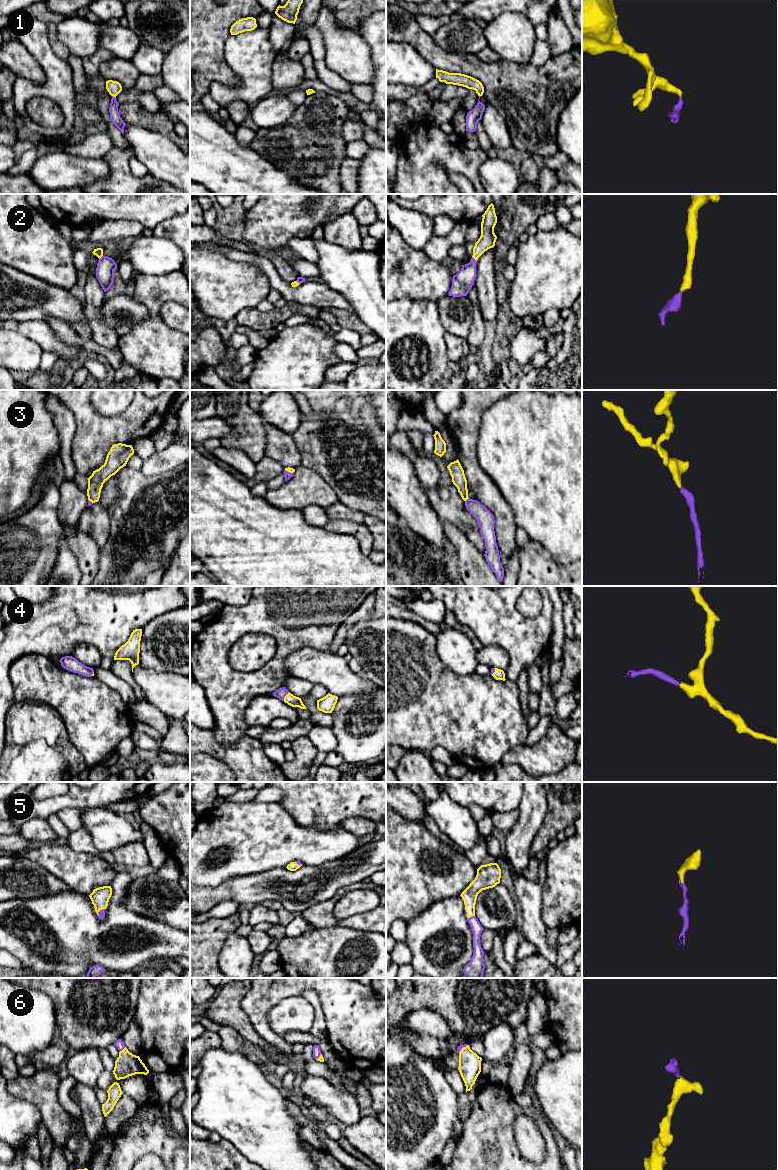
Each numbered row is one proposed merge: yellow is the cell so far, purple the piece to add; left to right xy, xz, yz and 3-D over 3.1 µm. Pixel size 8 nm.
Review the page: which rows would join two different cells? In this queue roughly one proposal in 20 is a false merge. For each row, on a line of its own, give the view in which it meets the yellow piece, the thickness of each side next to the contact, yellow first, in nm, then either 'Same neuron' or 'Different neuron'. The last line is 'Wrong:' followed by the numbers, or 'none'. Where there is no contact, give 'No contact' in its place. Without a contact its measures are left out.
1: Touches yellow in xy. Thickness 110 nm (yellow) against 80 nm. Same neuron
2: Touches yellow in xy. Thickness 70 nm (yellow) against 140 nm. Same neuron
3: Touches yellow in yz. Thickness 110 nm (yellow) against 140 nm. Same neuron
4: Touches yellow in xz. Thickness 90 nm (yellow) against 80 nm. Same neuron
5: Touches yellow in yz. Thickness 120 nm (yellow) against 90 nm. Same neuron
6: Touches yellow in xy. Thickness 190 nm (yellow) against 70 nm. Same neuron
Wrong: none

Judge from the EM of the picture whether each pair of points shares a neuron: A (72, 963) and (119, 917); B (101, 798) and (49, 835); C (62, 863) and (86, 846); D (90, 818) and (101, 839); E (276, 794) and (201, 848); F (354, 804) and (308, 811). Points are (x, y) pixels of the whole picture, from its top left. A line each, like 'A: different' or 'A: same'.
A: same
B: different
C: different
D: same
E: different
F: same

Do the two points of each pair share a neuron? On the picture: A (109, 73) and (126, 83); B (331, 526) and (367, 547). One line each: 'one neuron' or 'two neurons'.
A: one neuron
B: one neuron

